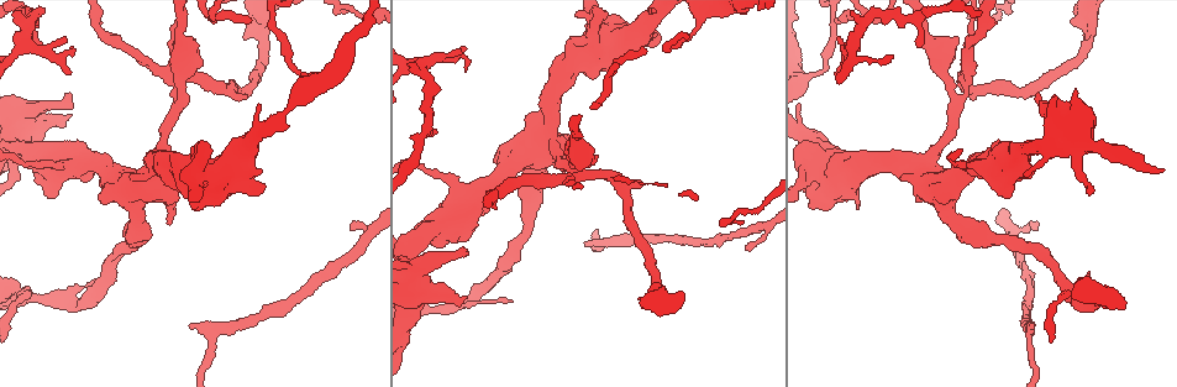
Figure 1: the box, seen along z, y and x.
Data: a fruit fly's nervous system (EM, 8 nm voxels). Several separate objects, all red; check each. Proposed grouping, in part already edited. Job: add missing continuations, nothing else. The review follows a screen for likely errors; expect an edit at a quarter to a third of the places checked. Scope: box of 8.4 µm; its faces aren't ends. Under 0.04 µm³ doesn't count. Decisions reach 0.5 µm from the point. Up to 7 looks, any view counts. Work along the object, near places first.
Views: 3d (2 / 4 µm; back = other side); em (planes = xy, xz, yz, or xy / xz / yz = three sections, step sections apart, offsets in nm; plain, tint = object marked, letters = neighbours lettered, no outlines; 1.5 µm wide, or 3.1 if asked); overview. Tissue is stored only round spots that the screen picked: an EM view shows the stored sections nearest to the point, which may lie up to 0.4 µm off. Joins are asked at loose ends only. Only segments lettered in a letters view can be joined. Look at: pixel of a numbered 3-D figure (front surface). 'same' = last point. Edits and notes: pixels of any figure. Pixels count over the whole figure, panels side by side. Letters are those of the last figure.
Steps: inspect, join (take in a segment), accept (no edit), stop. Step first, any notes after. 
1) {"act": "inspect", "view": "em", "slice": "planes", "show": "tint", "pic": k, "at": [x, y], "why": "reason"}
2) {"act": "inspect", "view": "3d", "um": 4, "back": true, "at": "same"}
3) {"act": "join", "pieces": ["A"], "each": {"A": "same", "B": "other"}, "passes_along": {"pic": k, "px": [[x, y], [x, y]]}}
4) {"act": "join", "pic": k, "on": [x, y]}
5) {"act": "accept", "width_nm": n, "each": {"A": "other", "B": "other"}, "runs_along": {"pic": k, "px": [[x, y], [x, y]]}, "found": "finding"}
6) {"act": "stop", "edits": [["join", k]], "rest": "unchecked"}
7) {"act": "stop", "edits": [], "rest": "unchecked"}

{"act": "inspect", "view": "em", "slice": "xz", "step": 4, "show": "letters", "pic": 1, "at": [969, 97], "why": "an open end"}

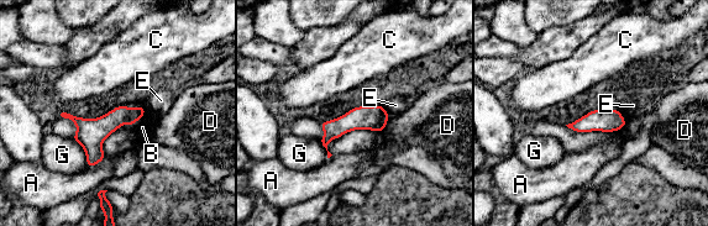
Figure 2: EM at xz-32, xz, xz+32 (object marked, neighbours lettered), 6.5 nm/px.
{"act": "inspect", "view": "em", "slice": "planes", "show": "letters", "at": "same", "why": "another direction"}

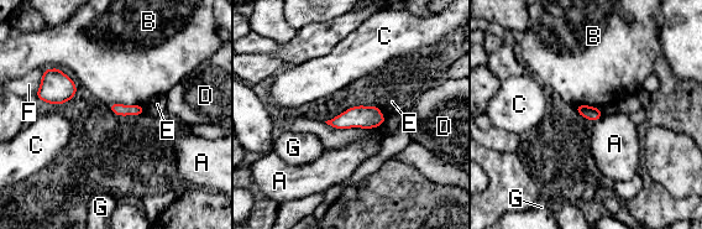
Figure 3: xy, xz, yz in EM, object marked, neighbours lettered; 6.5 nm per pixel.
{"act": "accept", "each": {"A": "other", "B": "other", "C": "other", "D": "other", "E": "other", "F": "other", "G": "other"}, "border": {"pic": 3, "px": [[109, 104], [118, 103], [142, 107]]}, "found": "none of them fits"}

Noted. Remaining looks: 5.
{"act": "inspect", "view": "3d", "um": 4, "back": true, "pic": 1, "at": [584, 244], "why": "branch stops here"}

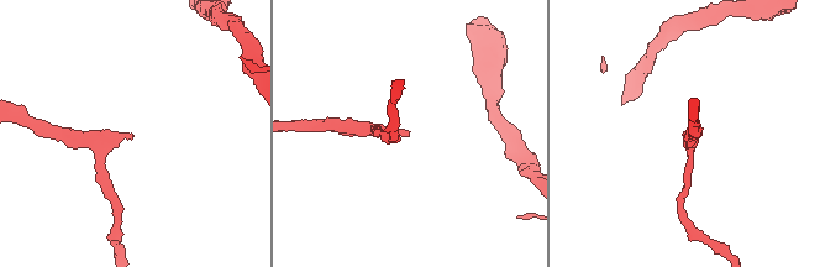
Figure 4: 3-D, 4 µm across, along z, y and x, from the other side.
{"act": "inspect", "view": "em", "slice": "planes", "show": "letters", "pic": 4, "at": [129, 136]}

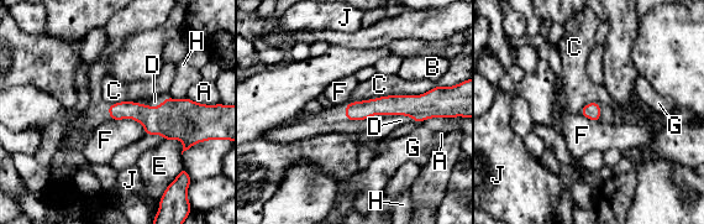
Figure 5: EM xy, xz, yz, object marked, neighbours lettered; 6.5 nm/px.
{"act": "join", "pieces": ["D"], "each": {"A": "other", "B": "other", "C": "other", "D": "same", "E": "other", "F": "other", "G": "other", "H": "other", "J": "other"}, "passes_along": {"pic": 5, "px": [[420, 108], [392, 114], [400, 120]]}, "found": "it goes on there"}

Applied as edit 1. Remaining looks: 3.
{"act": "inspect", "view": "overview", "why": "see it whole again"}

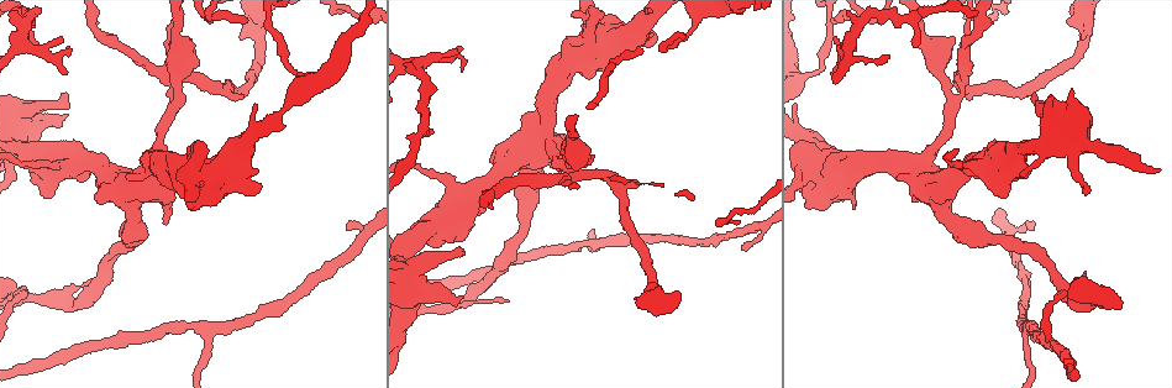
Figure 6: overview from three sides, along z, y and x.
{"act": "inspect", "view": "em", "slice": "yz", "step": 4, "show": "tint", "pic": 6, "at": [853, 208], "why": "free end"}

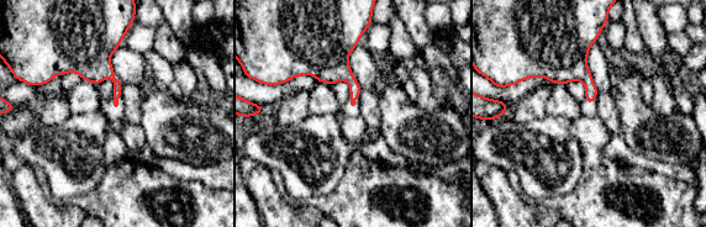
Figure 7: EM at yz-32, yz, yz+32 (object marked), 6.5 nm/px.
{"act": "inspect", "view": "em", "slice": "planes", "show": "letters", "at": "same"}

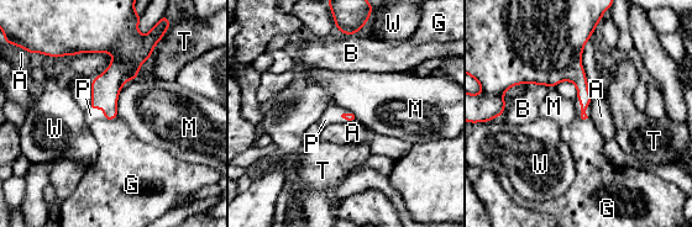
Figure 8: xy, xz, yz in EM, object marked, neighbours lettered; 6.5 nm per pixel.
{"act": "join", "pieces": ["P"], "longest_contact_nm": ["M", 260], "each": {"A": "other", "B": "other", "G": "other", "M": "other", "P": "same", "T": "other", "W": "other"}, "found": "the neuron continues"}

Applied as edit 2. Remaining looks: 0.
{"act": "stop", "edits": [["join", 5], ["join", 8]], "rest": "unchecked"}

